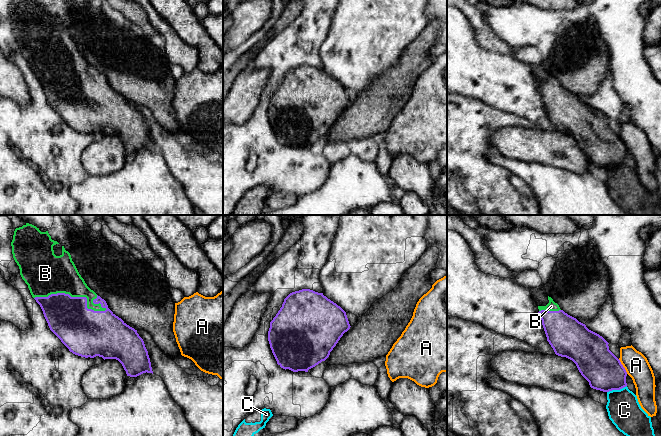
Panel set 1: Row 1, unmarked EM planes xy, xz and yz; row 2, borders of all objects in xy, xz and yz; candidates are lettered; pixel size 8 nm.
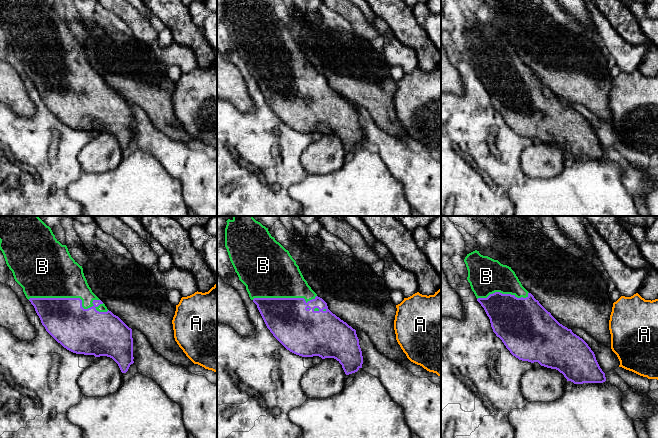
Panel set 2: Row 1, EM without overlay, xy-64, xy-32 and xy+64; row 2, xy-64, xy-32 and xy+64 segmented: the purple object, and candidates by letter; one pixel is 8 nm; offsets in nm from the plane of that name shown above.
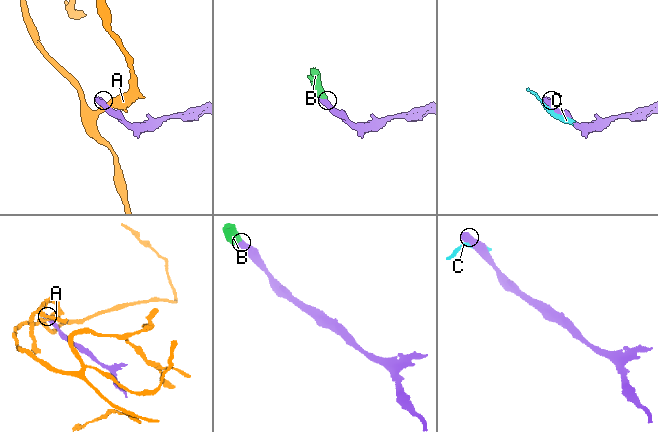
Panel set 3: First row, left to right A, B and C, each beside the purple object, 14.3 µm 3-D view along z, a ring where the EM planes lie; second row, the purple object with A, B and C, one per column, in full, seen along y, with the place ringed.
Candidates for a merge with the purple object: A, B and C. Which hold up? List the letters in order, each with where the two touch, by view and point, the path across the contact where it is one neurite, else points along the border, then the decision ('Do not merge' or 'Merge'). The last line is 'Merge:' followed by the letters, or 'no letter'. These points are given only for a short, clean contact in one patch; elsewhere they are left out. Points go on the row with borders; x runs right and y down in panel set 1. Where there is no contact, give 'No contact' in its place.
A: Touches purple at yz (622, 366). Do not merge
B: Touches purple at xy (74, 297). Merge
C: Touches purple at yz (616, 389). Do not merge
Merge: B

